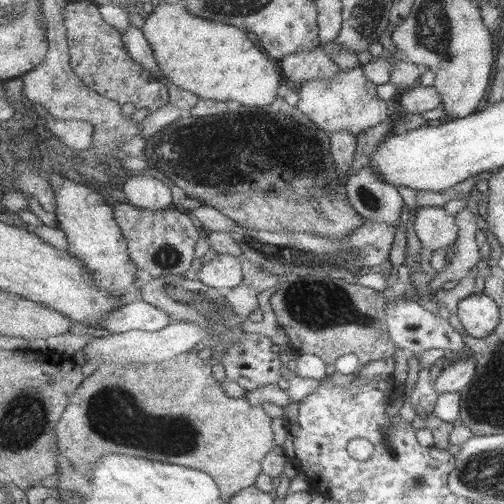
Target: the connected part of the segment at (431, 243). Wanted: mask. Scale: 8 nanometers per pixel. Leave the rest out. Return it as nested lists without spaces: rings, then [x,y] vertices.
[[[431,206],[418,210],[414,228],[421,242],[422,252],[427,254],[453,244],[458,240],[460,231],[456,216],[451,216],[445,208]]]

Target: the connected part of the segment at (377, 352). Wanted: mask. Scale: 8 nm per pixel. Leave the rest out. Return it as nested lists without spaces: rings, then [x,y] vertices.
[[[328,274],[300,276],[295,280],[286,278],[279,283],[280,288],[271,297],[271,307],[276,320],[289,336],[292,348],[299,354],[320,357],[327,365],[334,365],[340,356],[356,355],[361,367],[369,362],[391,359],[398,346],[393,342],[387,322],[387,307],[390,300],[381,291],[355,283],[351,278],[332,278]]]

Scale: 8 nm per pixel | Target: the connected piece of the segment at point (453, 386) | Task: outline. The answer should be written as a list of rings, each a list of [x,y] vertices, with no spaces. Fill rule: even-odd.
[[[471,357],[461,359],[457,364],[444,366],[440,375],[435,378],[434,386],[441,395],[446,392],[462,392],[475,376],[477,363]]]

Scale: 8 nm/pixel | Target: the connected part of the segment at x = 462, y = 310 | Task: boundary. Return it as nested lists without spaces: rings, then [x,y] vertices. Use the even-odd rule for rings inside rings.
[[[485,291],[465,297],[457,307],[457,316],[471,338],[487,338],[499,326],[500,306]]]

